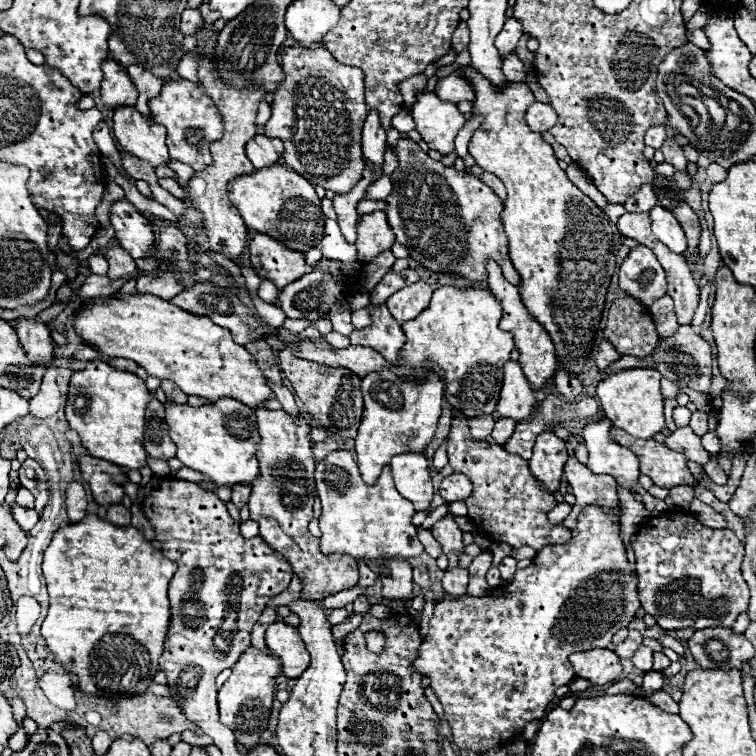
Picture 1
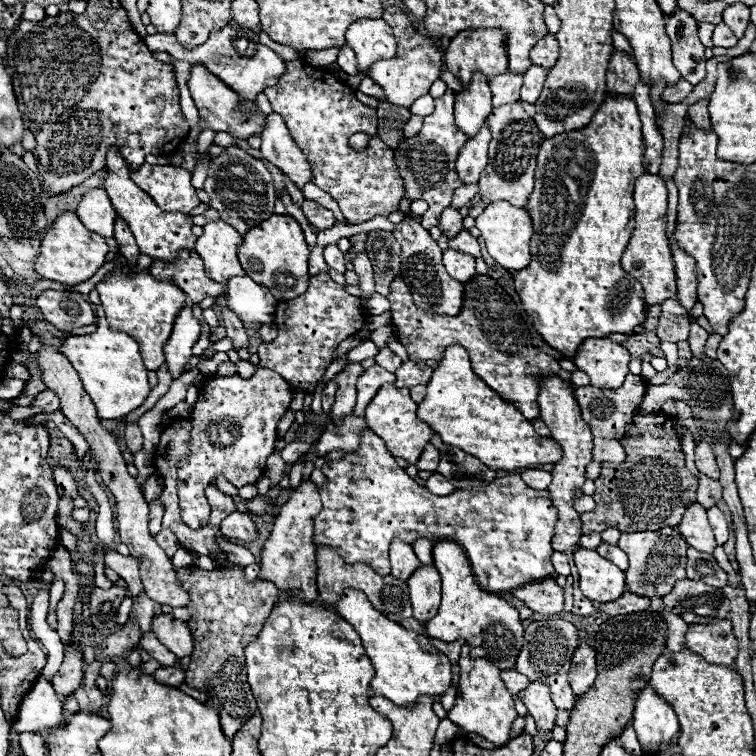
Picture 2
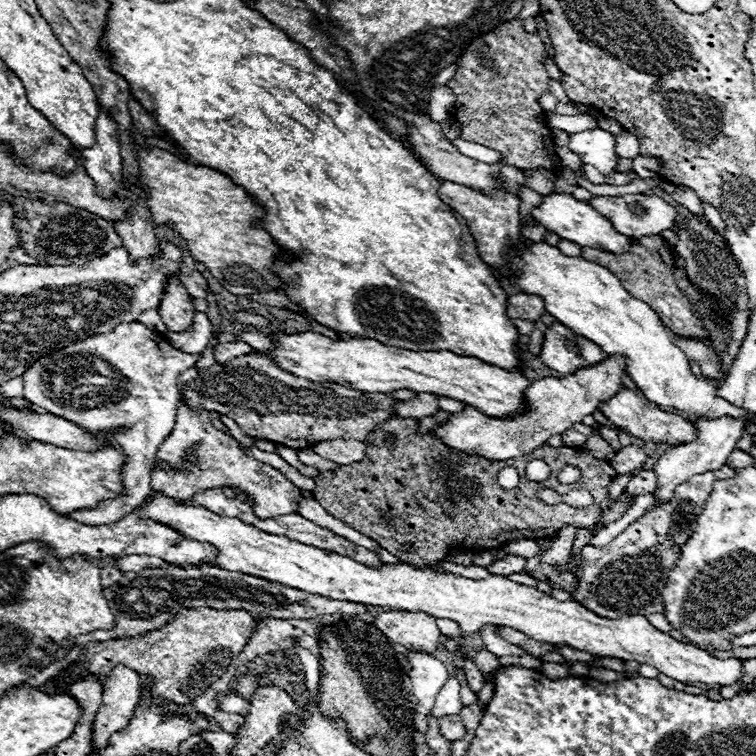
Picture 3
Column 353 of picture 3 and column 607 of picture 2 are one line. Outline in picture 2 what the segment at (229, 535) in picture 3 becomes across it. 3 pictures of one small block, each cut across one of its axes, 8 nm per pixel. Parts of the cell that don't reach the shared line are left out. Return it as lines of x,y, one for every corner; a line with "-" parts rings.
578,548
574,564
580,574
580,590
594,602
614,602
624,594
624,572
610,560
602,558
596,550

